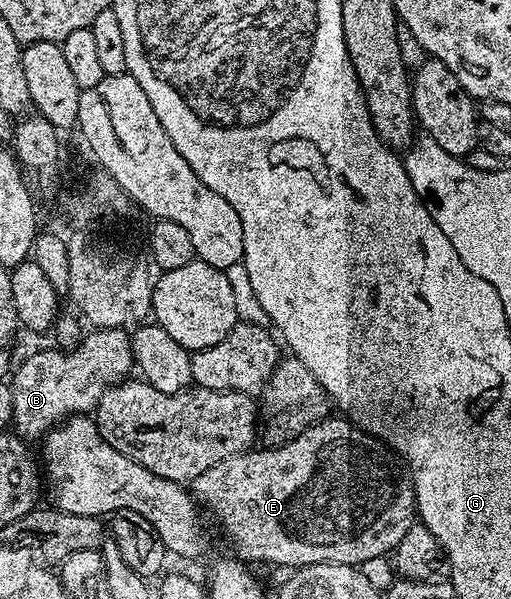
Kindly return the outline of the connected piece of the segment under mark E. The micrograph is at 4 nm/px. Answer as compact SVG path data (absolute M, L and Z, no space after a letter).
M328 416L322 418L317 424L305 428L301 436L289 440L280 446L270 448L252 448L244 454L229 456L221 460L221 464L213 464L209 472L201 472L191 483L189 489L198 505L204 511L219 517L219 522L223 525L225 533L231 537L231 546L236 555L248 564L255 562L268 562L271 566L287 566L286 568L298 568L309 564L321 564L322 562L332 562L333 564L349 564L350 566L362 567L363 562L371 562L374 558L383 558L390 555L409 532L411 526L416 525L417 515L415 512L415 489L411 483L411 472L406 469L395 451L389 449L379 438L374 438L372 434L367 434L352 422L347 421L342 416Z

